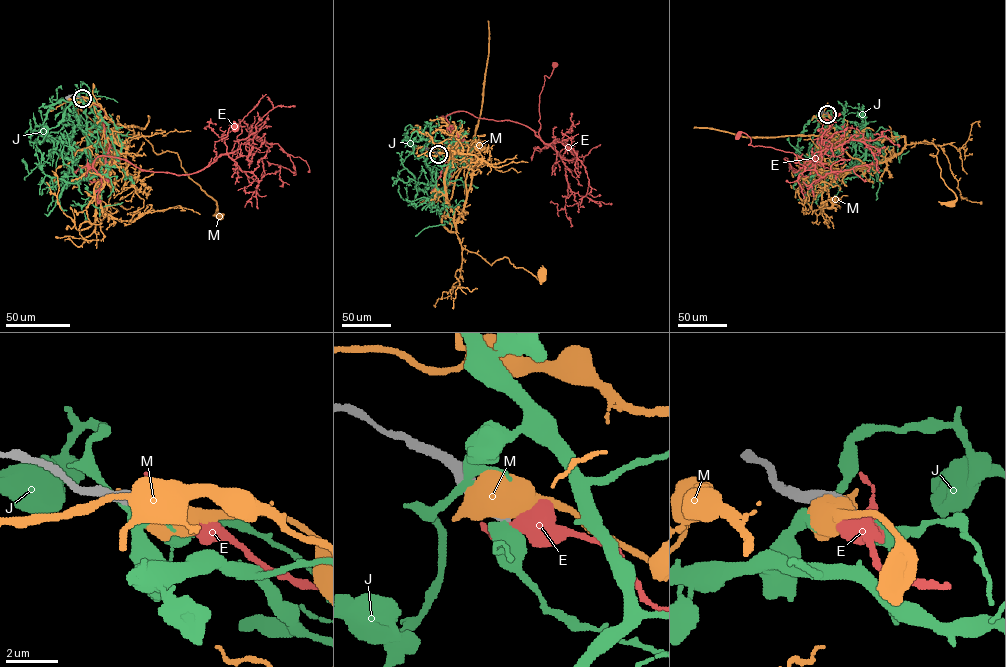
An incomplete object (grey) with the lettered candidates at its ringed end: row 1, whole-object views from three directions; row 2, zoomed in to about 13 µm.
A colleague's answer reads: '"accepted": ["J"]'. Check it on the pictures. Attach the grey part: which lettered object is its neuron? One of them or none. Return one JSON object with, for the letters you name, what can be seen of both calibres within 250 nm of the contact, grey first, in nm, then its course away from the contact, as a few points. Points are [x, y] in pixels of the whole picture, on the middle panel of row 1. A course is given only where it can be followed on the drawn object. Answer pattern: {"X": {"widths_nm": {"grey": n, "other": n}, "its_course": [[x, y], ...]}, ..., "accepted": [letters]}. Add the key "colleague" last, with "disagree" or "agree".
{"accepted": [], "colleague": "disagree"}

